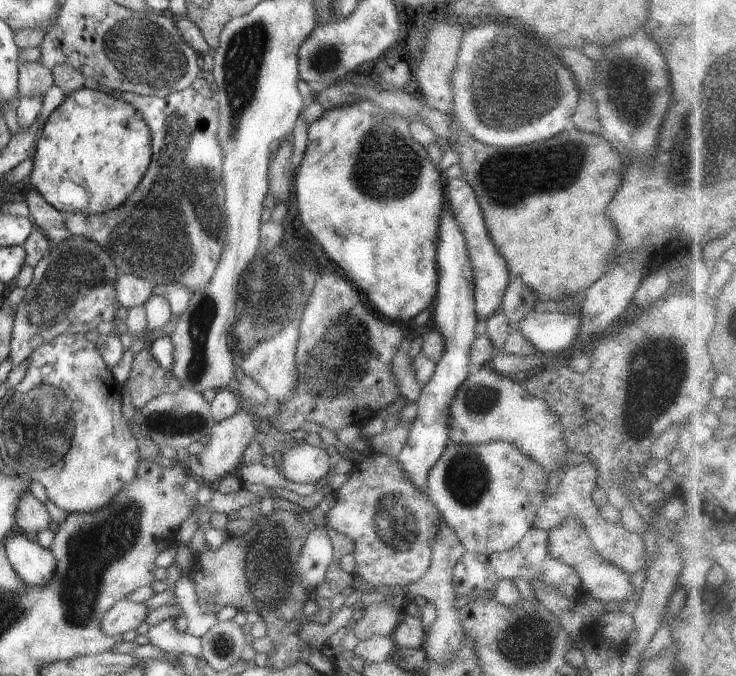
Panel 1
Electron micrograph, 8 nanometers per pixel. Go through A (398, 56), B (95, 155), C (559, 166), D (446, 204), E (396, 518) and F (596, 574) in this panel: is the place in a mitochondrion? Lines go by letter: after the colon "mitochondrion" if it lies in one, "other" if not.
A: other
B: other
C: mitochondrion
D: other
E: mitochondrion
F: other

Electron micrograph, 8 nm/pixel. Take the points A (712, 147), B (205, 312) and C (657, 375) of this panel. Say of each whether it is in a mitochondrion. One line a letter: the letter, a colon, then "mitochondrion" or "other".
A: mitochondrion
B: mitochondrion
C: mitochondrion

